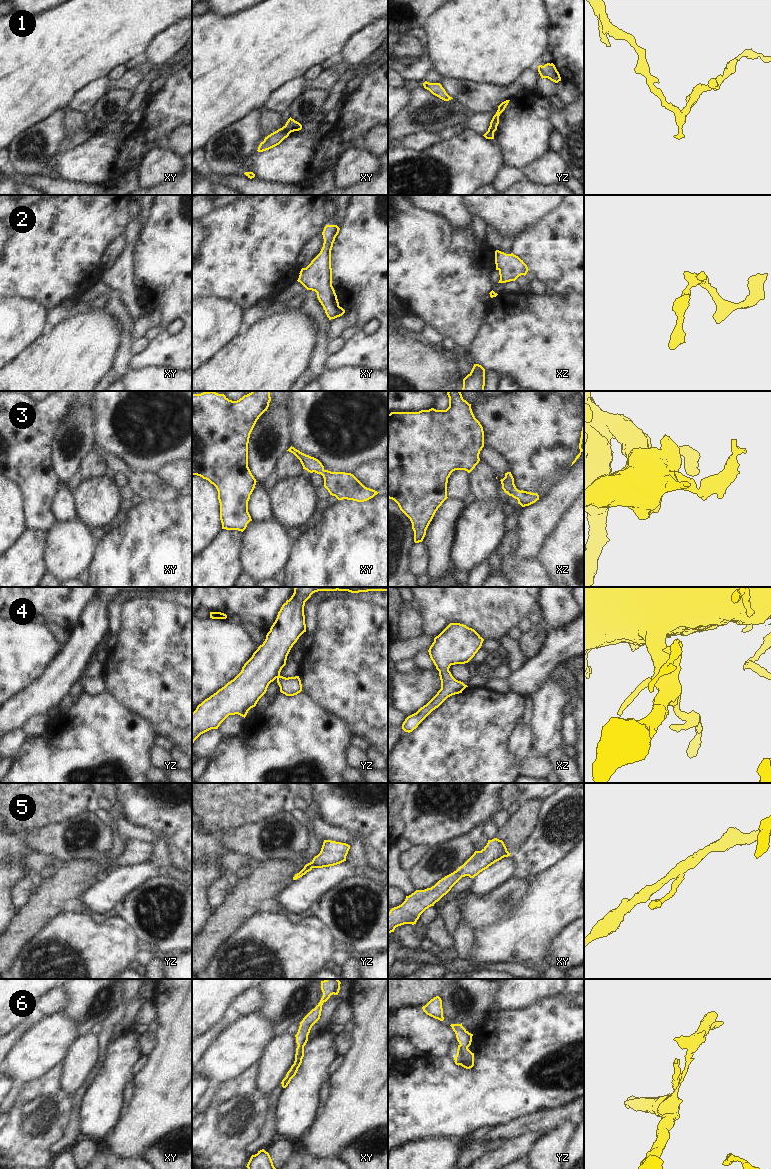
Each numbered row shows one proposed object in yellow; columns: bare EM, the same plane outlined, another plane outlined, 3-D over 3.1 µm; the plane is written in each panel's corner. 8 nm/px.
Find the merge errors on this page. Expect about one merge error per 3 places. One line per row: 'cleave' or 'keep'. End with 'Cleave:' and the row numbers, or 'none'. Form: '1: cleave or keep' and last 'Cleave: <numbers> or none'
1: cleave
2: keep
3: keep
4: keep
5: keep
6: keep
Cleave: 1

